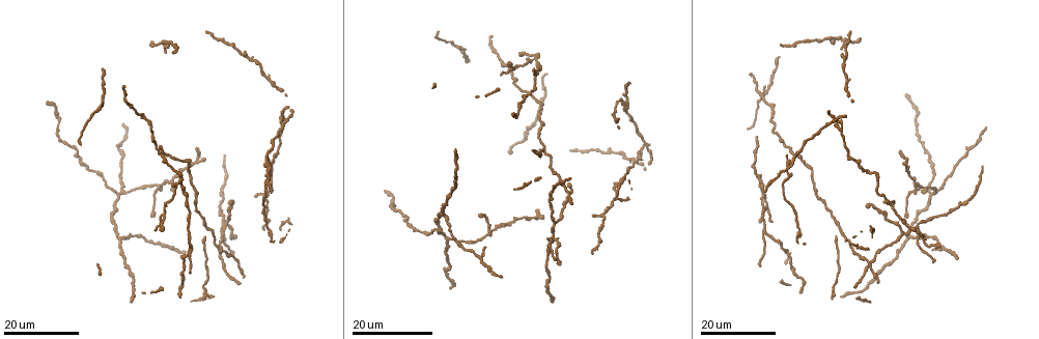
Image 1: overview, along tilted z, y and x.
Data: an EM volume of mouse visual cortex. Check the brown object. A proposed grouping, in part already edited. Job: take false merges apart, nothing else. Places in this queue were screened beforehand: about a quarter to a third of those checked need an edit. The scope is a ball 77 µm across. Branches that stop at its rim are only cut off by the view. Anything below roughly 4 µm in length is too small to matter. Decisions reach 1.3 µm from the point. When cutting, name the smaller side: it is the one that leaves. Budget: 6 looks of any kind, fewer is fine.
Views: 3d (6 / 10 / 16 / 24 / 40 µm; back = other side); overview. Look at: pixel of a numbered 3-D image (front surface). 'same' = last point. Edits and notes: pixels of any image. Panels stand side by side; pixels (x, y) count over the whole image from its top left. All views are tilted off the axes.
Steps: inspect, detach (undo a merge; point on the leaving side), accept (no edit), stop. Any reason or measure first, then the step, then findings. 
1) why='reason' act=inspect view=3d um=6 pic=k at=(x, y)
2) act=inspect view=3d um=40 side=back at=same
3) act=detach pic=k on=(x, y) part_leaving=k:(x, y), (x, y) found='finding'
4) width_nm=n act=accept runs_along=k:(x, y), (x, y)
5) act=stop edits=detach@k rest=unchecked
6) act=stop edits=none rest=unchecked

why='looks like a crossing' act=inspect view=3d um=16 pic=1 at=(268, 168)

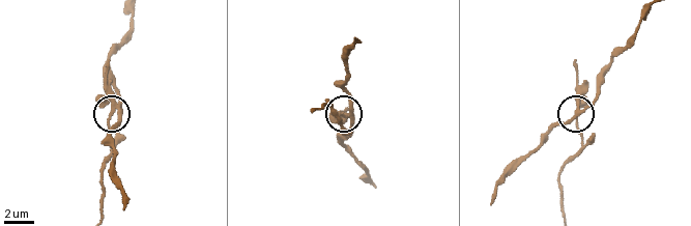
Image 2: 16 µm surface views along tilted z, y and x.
act=inspect view=3d um=10 pic=2 at=(119, 106)

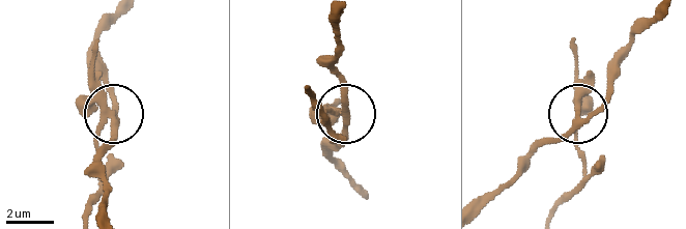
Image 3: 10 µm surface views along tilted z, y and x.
arms=4 act=accept runs_along=3:(365, 190), (331, 159), (345, 119), (341, 77) found='one neuron here'

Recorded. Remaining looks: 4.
why='branch point' act=inspect view=3d um=16 pic=1 at=(754, 173)

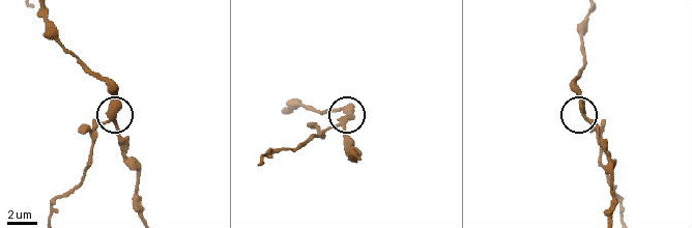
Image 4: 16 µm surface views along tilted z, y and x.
why='zoom in' act=inspect view=3d um=10 pic=4 at=(339, 121)

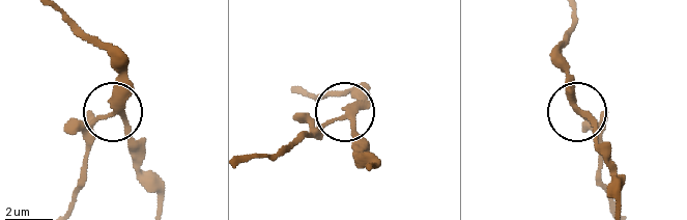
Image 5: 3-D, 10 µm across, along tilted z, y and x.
act=detach pic=5 on=(91, 120) part_leaving=5:(115, 108), (92, 128), (85, 181), (68, 210) found='two neurons meet here'

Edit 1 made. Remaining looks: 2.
act=stop edits=detach@5 rest=unchecked

